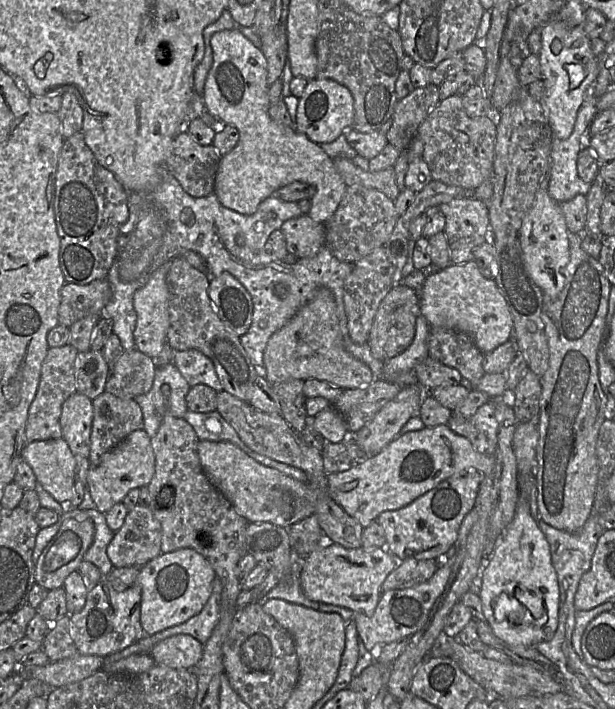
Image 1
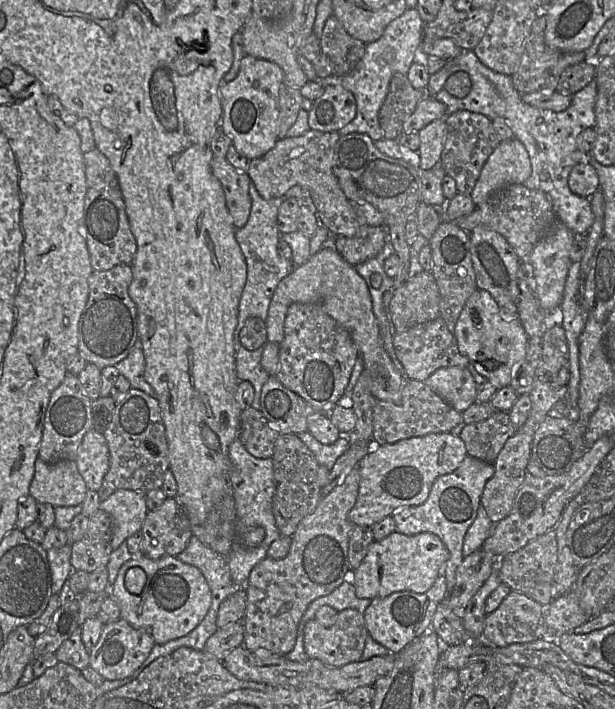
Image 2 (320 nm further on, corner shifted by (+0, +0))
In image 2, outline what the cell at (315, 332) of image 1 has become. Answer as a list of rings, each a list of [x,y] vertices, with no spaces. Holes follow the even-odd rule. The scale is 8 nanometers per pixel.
[[[333,247],[322,248],[302,265],[283,278],[272,297],[266,319],[267,340],[281,344],[288,308],[293,303],[319,305],[340,326],[346,329],[363,360],[363,371],[368,373],[368,385],[377,400],[401,403],[406,379],[395,367],[385,350],[378,321],[373,312],[372,299],[366,284],[352,266]]]

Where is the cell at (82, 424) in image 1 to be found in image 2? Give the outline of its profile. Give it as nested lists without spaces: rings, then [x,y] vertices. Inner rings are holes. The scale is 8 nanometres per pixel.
[[[93,428],[85,434],[77,451],[76,464],[88,489],[98,492],[110,465],[109,447],[103,433]]]

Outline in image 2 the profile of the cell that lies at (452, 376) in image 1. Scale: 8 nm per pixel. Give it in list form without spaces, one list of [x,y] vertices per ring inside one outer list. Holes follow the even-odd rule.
[[[441,316],[432,321],[415,325],[404,332],[395,333],[393,345],[406,378],[412,380],[424,382],[438,369],[446,367],[466,368],[471,364],[470,360],[459,351],[454,334],[448,329]]]

